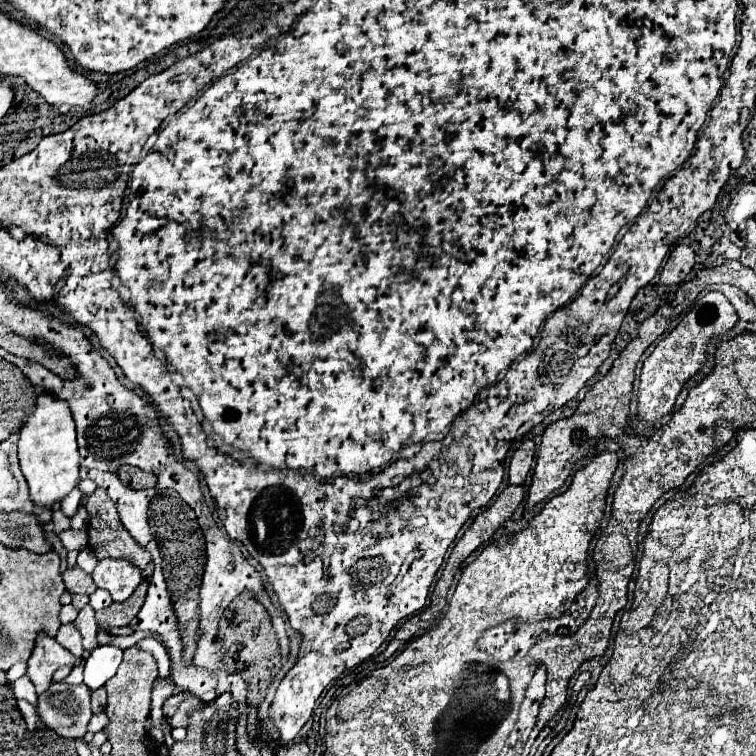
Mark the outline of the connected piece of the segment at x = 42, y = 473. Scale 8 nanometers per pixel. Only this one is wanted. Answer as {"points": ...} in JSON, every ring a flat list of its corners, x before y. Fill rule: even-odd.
{"points":[[41,394,37,398,37,408,21,428,19,438,19,462,21,472,29,484,29,498,43,508,53,508,63,502,63,498,79,482,79,452,75,440,75,424,67,402,57,400,51,394]]}

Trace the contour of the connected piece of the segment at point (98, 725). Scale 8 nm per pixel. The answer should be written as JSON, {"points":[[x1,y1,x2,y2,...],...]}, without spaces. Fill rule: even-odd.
{"points":[[105,712,94,714,88,724,88,731,92,733,97,733,103,730,105,726,109,723,109,719]]}

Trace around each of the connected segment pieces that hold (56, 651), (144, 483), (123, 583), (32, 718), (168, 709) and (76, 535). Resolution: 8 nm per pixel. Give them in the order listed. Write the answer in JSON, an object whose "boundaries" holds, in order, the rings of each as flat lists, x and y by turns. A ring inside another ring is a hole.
{"boundaries":[[[39,632,31,658,27,662,27,676,37,688,37,694,45,692,51,684,51,676,61,666,73,666,73,654,65,650,55,638]],[[121,466,117,470,117,476,123,484,127,484,129,488,135,488,135,490,141,490,141,488,151,488,155,486,155,476,151,472,145,472,141,468,133,468,133,466]],[[99,560,91,578,99,588,111,594,113,602,123,602,141,582,141,570,127,560]],[[17,700,17,706,19,706,19,710,21,710,23,718,25,718,27,729,29,731,35,730,37,728,36,723,38,720,36,709,33,708,27,700]],[[181,692,177,695,174,695,164,703,163,714,165,717,171,718,171,716,173,716,173,714,177,711,178,706,180,702,183,700,184,695,186,693,187,692]],[[65,530,59,534,67,552,83,550,87,546,87,530]]]}

